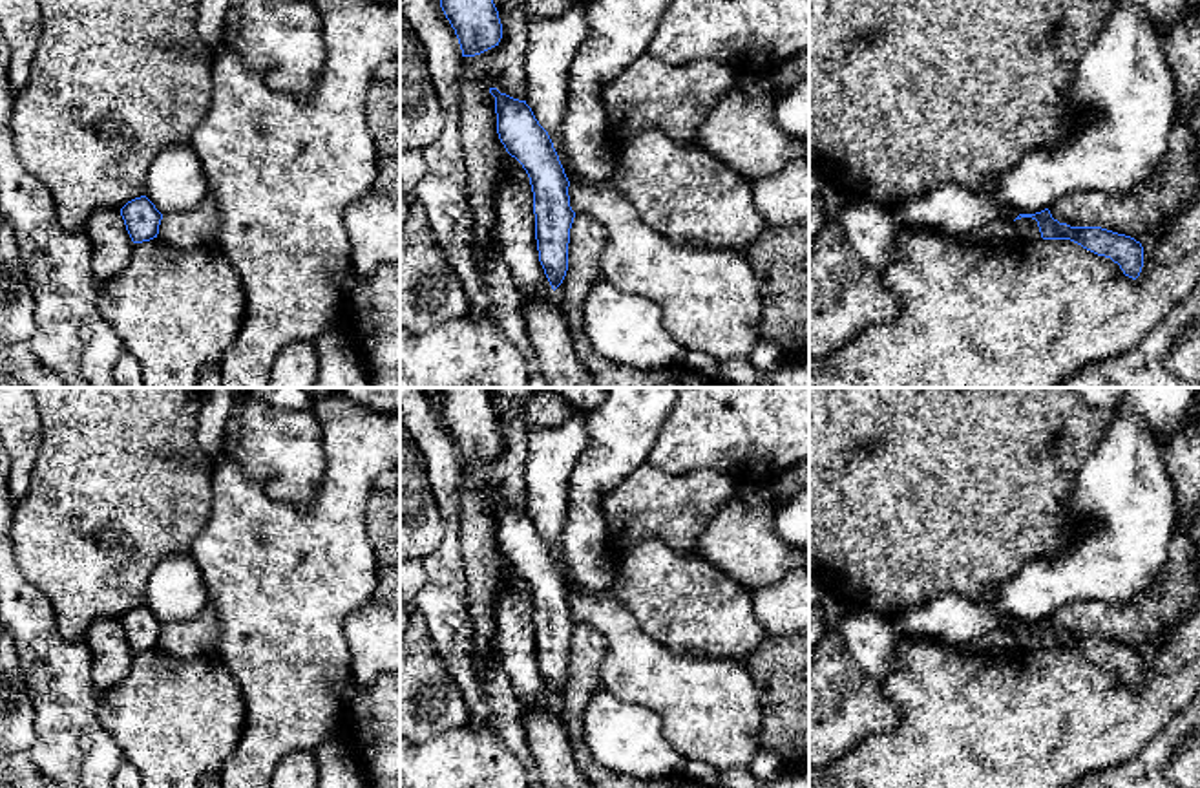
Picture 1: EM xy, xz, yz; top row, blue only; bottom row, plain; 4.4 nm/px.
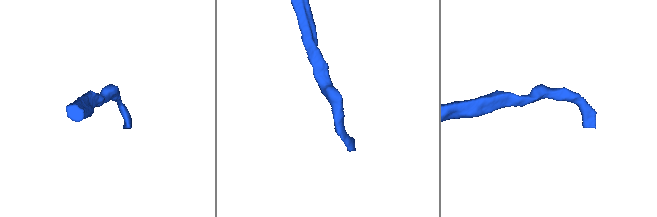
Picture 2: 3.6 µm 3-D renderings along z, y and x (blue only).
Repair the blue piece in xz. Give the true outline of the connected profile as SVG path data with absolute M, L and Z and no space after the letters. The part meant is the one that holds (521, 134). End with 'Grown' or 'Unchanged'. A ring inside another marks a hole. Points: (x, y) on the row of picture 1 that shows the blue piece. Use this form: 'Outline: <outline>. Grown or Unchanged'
Outline: M489 88L495 97L497 133L506 152L526 170L533 192L535 240L539 261L555 291L568 271L570 181L548 132L539 124L526 101Z. Unchanged

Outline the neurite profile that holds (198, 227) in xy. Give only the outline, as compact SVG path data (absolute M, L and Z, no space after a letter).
M206 197L188 212L163 214L157 238L172 247L190 250L217 243L221 218L216 199Z

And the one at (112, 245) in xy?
M121 208L95 210L82 230L91 241L91 274L99 283L128 267L135 243L126 230Z

